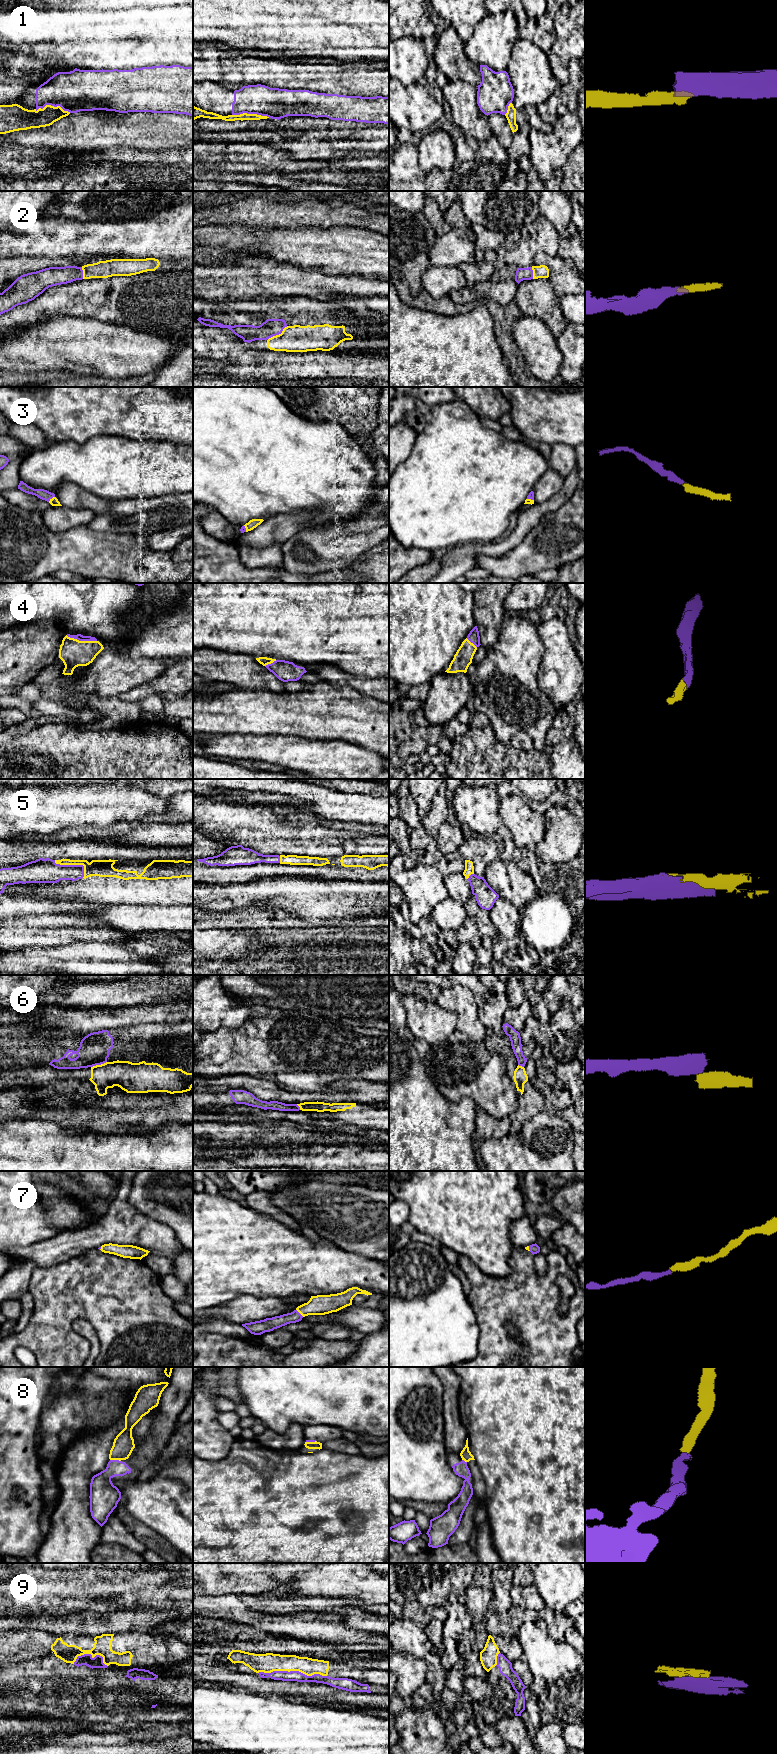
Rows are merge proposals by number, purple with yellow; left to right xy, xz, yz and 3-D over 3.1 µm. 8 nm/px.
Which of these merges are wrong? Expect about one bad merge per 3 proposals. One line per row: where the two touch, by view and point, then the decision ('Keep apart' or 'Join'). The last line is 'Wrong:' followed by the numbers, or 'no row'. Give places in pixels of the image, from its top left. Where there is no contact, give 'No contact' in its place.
1: Touches purple at xz (251, 113). Keep apart
2: Touches purple at xz (278, 334). Join
3: Touches purple at xy (51, 498). Join
4: Touches purple at xy (81, 640). Join
5: Touches purple at xy (73, 865). Join
6: Touches purple at xy (98, 1064). Keep apart
7: Touches purple at xz (299, 1313). Join
8: Touches purple at xy (115, 1460). Keep apart
9: Touches purple at xz (292, 1671). Keep apart
Wrong: 1, 6, 8, 9

